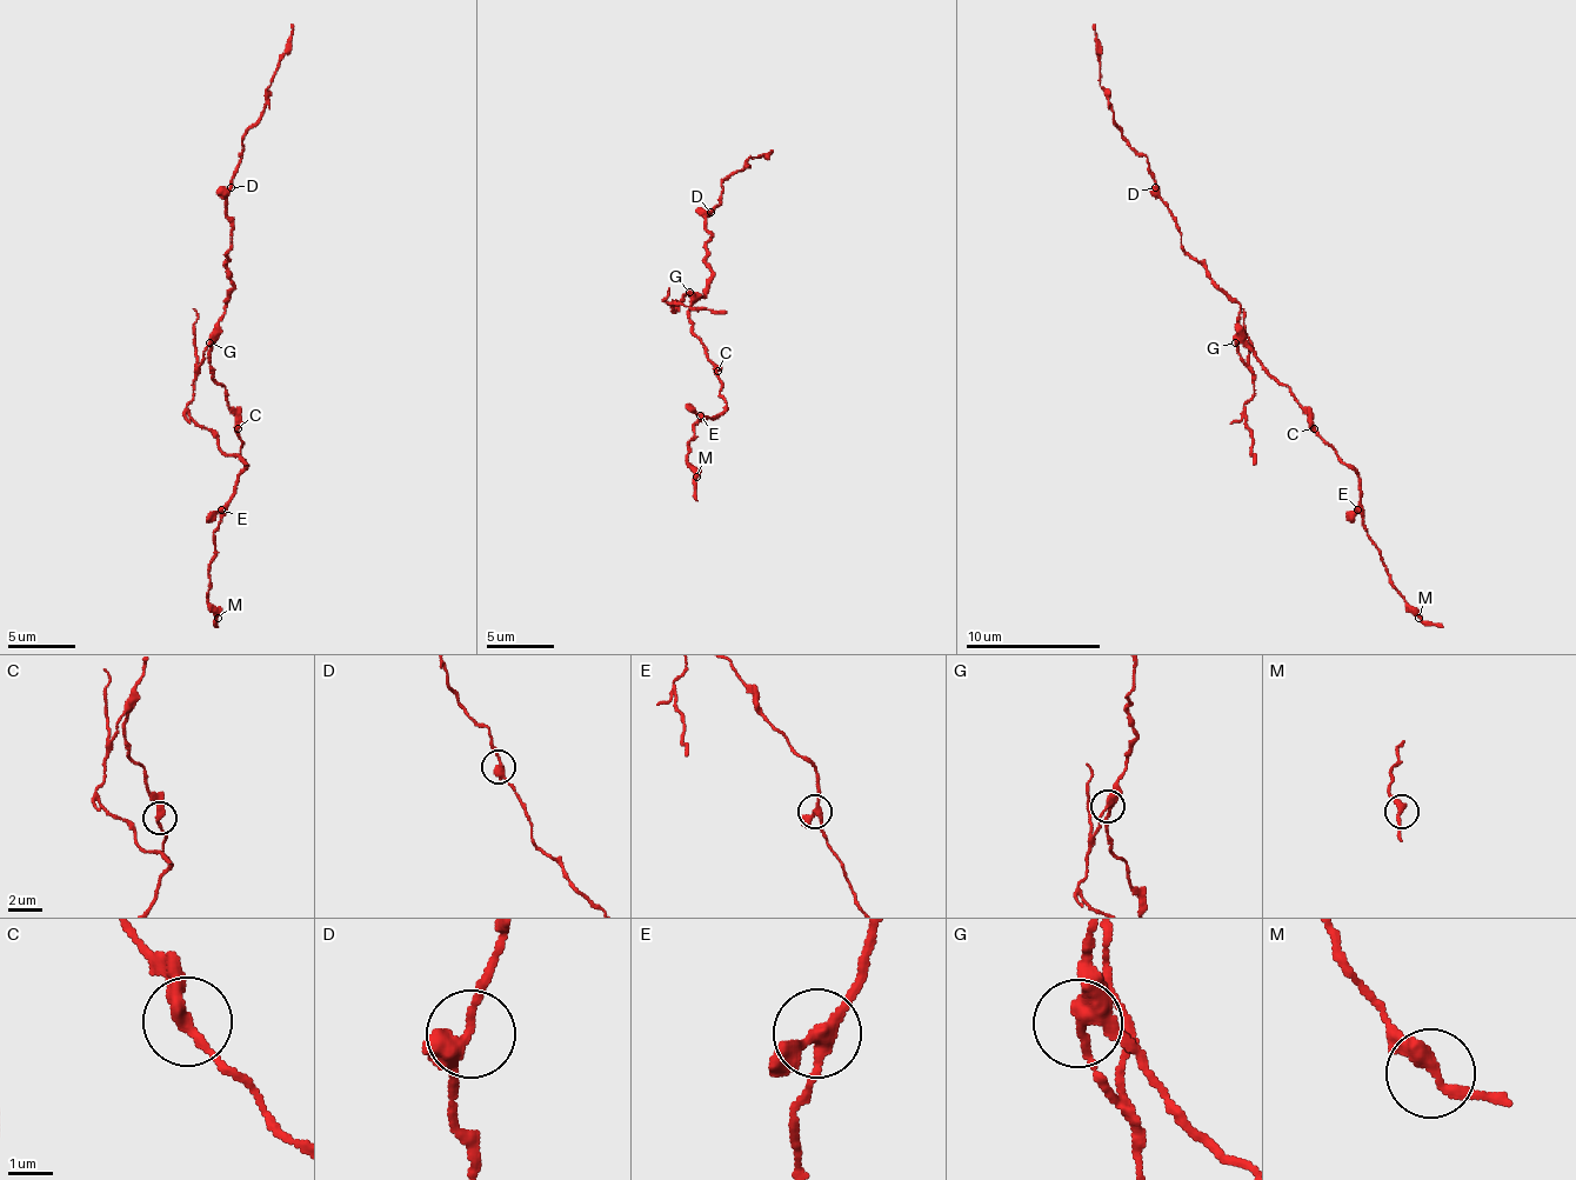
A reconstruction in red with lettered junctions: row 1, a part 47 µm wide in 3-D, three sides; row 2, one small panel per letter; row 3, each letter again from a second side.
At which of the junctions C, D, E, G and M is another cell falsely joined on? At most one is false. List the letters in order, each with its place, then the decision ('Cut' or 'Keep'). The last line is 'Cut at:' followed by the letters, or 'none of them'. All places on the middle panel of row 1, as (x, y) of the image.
C: Place: (718, 371). Keep
D: Place: (710, 212). Keep
E: Place: (700, 415). Keep
G: Place: (689, 292). Cut
M: Place: (696, 477). Keep
Cut at: G

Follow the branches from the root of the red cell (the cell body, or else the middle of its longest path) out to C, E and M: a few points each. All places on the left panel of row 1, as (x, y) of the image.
C: (214, 333), (211, 373), (224, 391), (238, 428)
E: (214, 333), (211, 373), (227, 398), (245, 461), (234, 495), (221, 510)
M: (214, 333), (211, 373), (227, 398), (245, 461), (234, 495), (214, 533), (207, 607), (218, 618)

